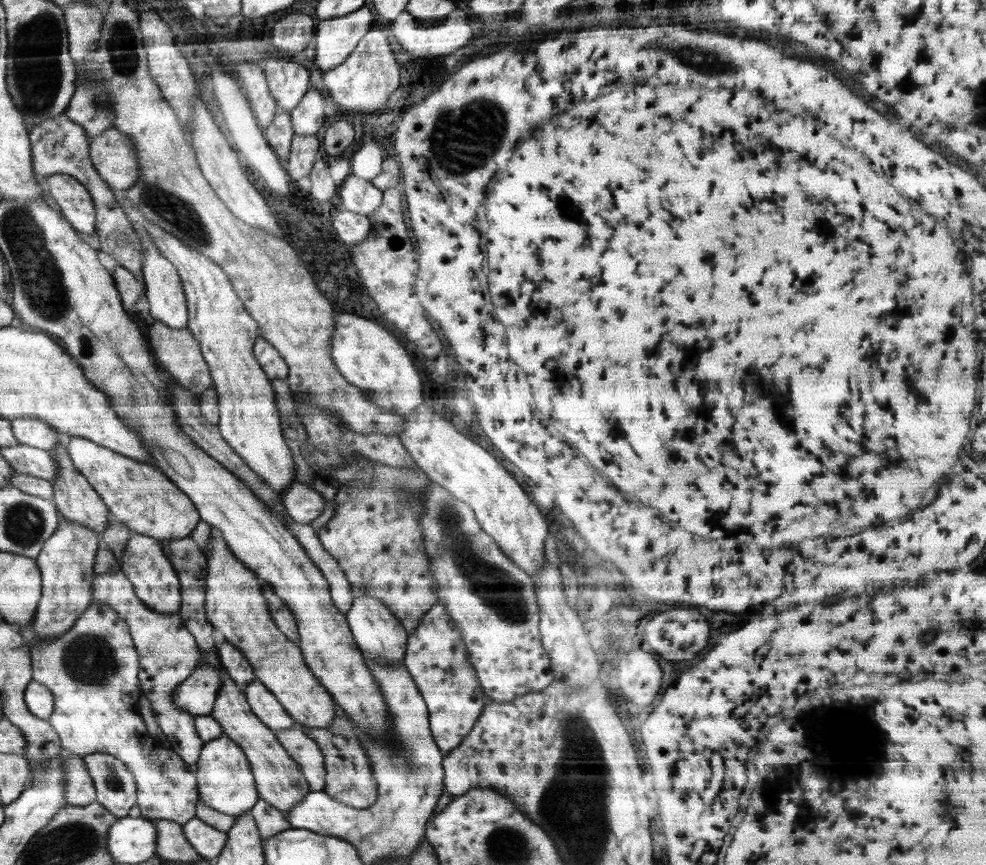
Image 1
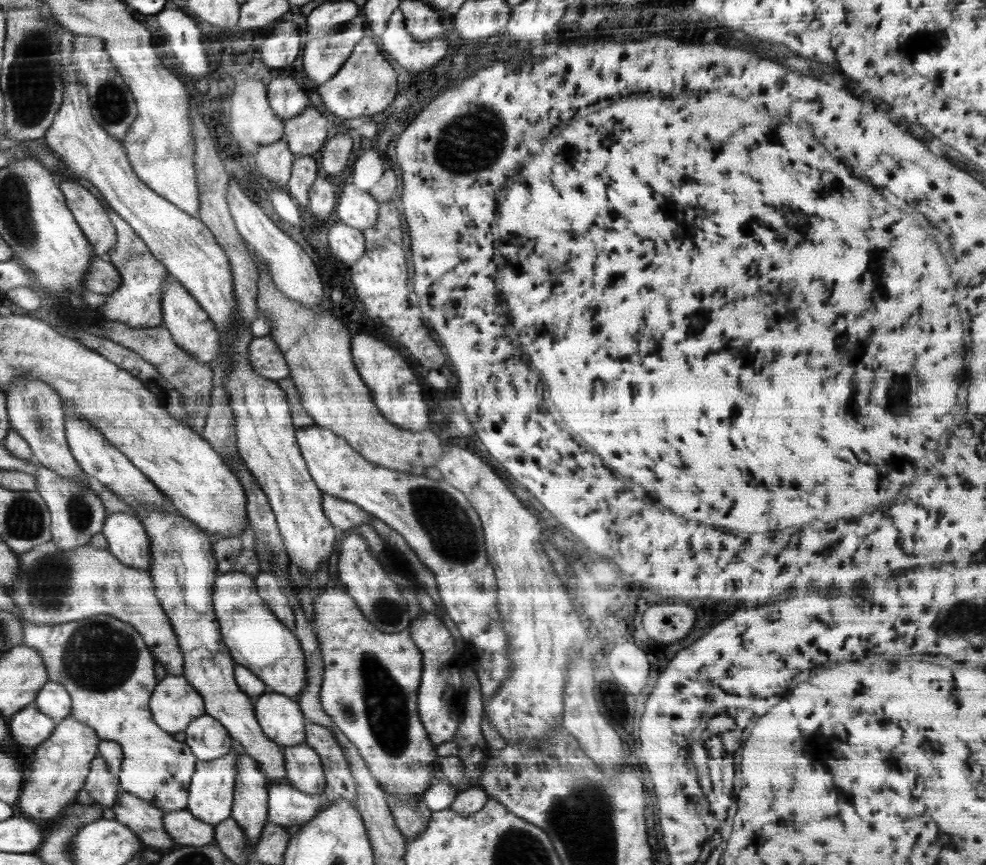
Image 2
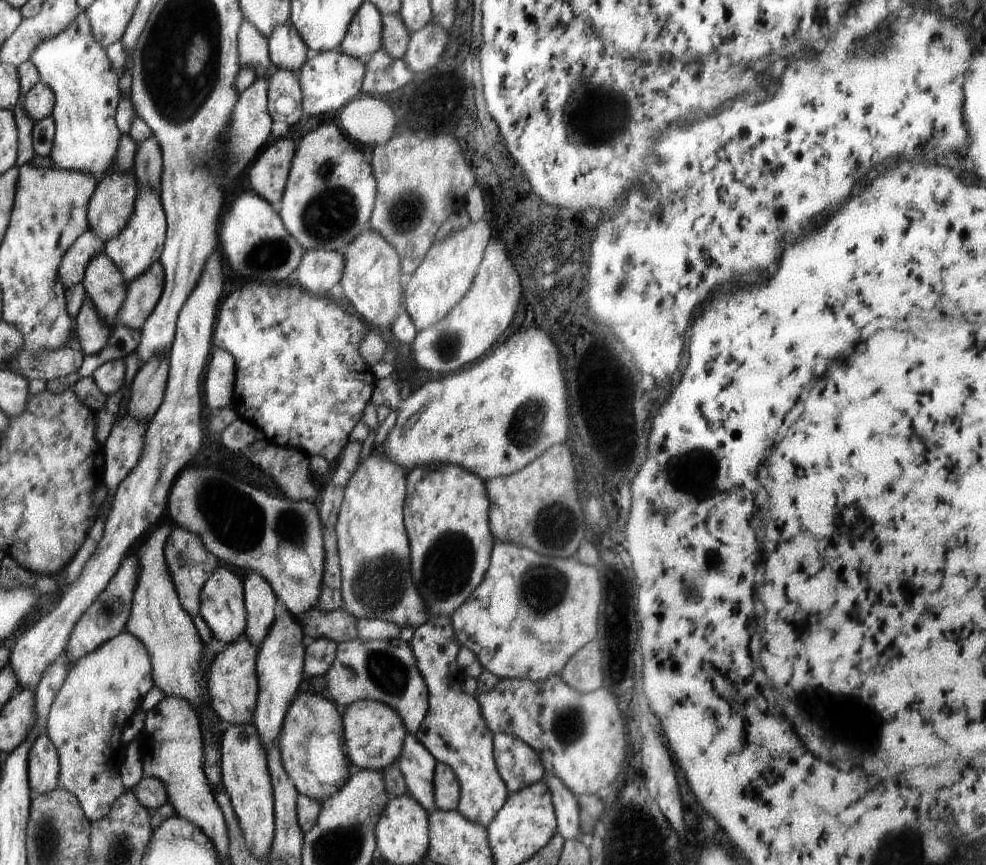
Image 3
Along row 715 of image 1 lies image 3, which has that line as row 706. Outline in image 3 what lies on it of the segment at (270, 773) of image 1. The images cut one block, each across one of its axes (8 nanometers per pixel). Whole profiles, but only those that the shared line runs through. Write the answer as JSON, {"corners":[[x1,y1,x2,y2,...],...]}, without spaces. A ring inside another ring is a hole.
{"corners":[[246,638,219,649,208,676,210,705,224,725,245,725,252,722,252,714,258,702,258,678,256,678,257,649]]}

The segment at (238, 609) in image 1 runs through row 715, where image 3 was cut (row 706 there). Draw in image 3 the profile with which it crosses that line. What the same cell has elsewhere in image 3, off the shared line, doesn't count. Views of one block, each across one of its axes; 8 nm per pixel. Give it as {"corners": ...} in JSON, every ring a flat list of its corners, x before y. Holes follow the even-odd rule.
{"corners":[[301,688,286,712,278,738,284,770,294,782,297,792,320,803,336,794,355,769,346,754,341,715,341,710,330,699]]}

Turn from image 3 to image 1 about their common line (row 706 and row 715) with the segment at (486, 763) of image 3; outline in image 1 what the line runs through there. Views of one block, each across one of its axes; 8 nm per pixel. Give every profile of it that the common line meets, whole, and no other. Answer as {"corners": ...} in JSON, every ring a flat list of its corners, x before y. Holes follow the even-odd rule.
{"corners":[[437,602,434,604,422,617,418,628,412,634,408,634,408,636,403,664,414,679,426,703,432,738,438,749,440,749,440,753,446,756,468,736,489,699,485,695,481,682,477,677,477,672,470,662,469,652,464,644,460,627,450,616,444,603]]}

